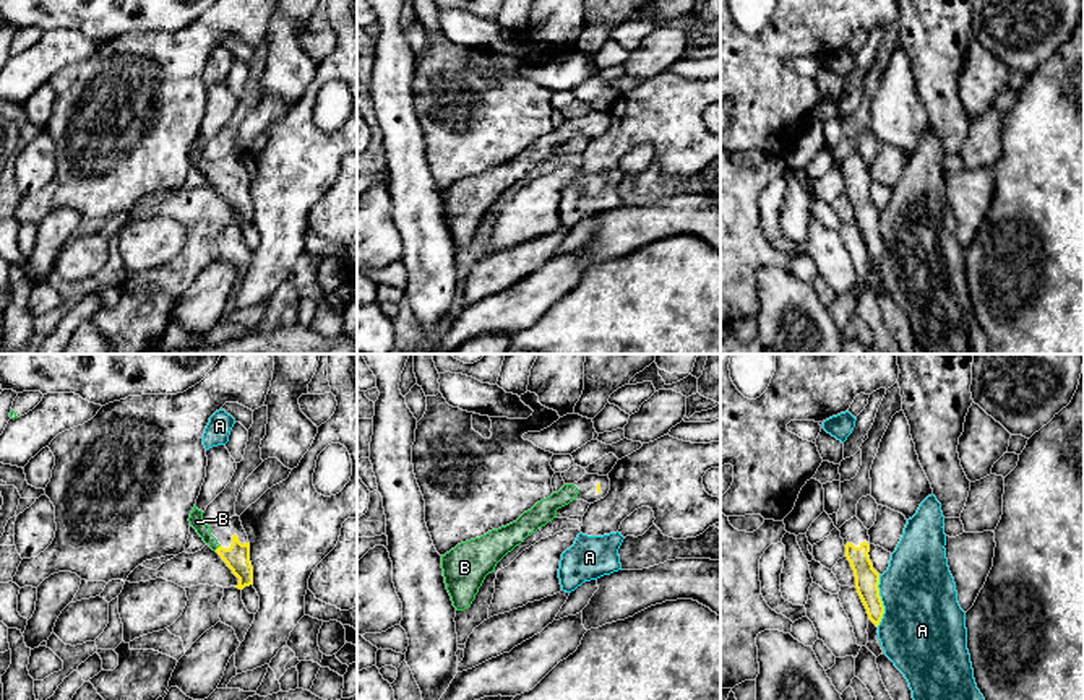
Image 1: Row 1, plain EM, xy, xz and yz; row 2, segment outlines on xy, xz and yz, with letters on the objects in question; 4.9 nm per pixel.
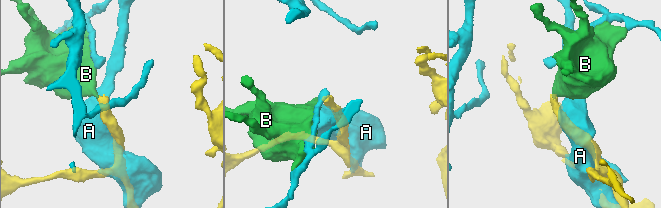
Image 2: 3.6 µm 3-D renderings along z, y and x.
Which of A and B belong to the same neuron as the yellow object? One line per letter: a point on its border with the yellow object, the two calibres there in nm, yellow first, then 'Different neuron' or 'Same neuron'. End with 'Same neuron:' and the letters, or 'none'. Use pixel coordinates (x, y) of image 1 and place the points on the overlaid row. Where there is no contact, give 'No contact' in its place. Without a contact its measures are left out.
A: Touches yellow at yz (881, 601). Thickness 120 nm (yellow) against 420 nm. Different neuron
B: Touches yellow at xy (218, 548). Thickness 130 nm (yellow) against 70 nm. Same neuron
Same neuron: B

